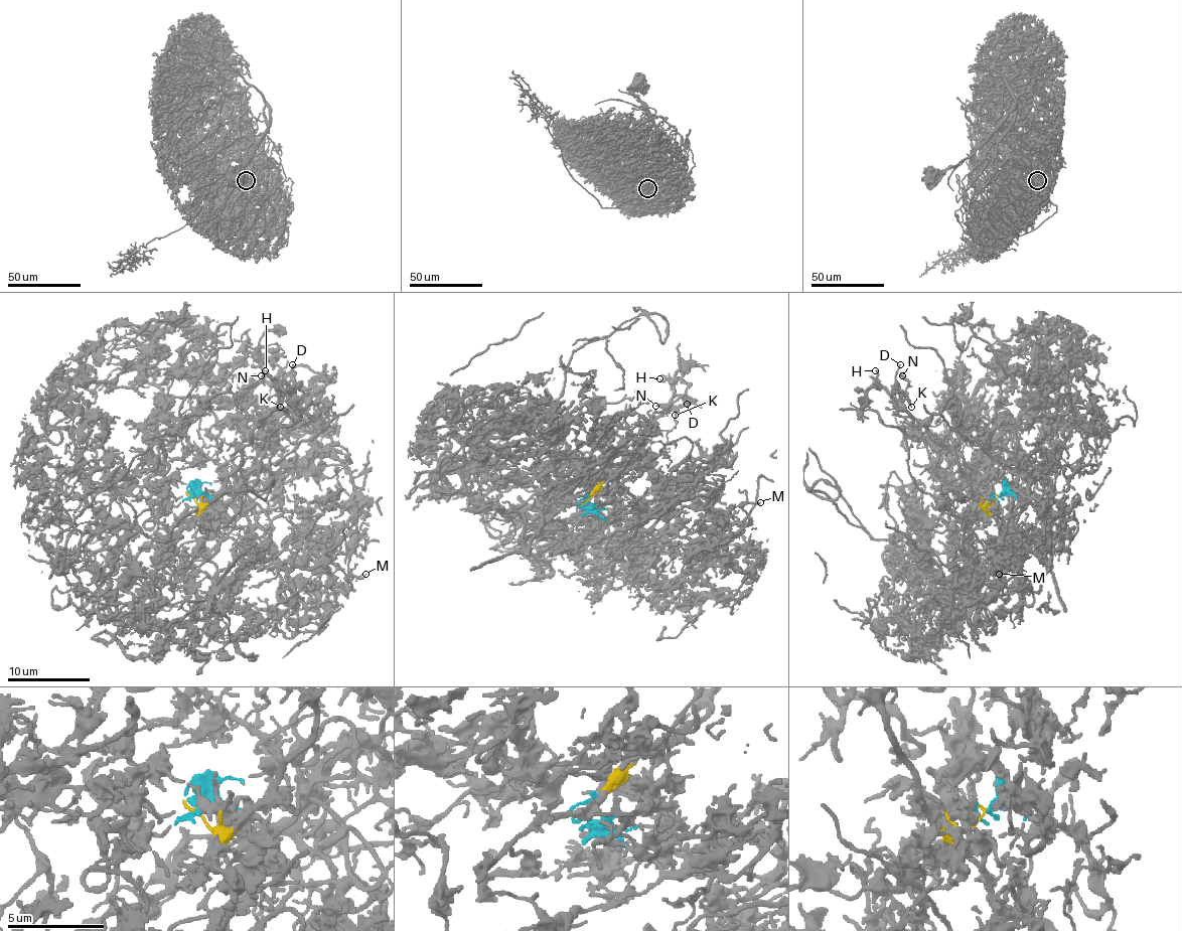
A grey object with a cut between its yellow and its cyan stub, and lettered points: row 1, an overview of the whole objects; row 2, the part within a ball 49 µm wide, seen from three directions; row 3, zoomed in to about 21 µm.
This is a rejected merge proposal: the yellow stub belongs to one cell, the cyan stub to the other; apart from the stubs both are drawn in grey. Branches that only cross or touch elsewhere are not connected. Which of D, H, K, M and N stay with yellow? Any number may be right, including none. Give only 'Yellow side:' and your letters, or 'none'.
Yellow side: D, H, K, N

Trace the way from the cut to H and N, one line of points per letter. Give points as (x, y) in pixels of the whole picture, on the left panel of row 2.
H: (191, 495), (197, 503), (205, 503), (219, 489), (241, 458), (251, 434), (277, 405), (277, 382), (265, 370)
N: (191, 495), (197, 503), (205, 503), (219, 489), (251, 434), (287, 391), (281, 393), (267, 374), (261, 376)

